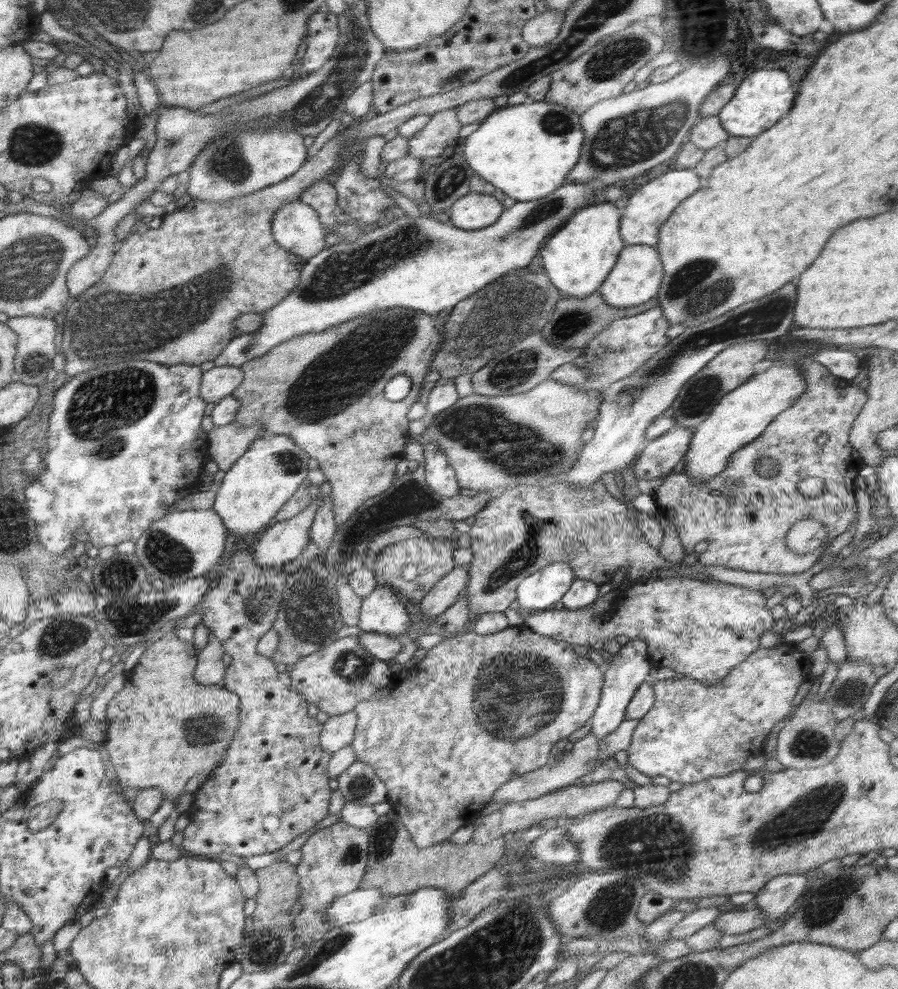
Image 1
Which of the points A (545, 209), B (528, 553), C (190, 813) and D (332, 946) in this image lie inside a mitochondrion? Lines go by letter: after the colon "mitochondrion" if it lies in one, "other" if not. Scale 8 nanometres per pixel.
A: mitochondrion
B: mitochondrion
C: other
D: mitochondrion

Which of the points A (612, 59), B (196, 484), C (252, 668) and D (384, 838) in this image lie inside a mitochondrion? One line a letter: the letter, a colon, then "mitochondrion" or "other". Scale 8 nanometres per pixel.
A: mitochondrion
B: other
C: other
D: mitochondrion

